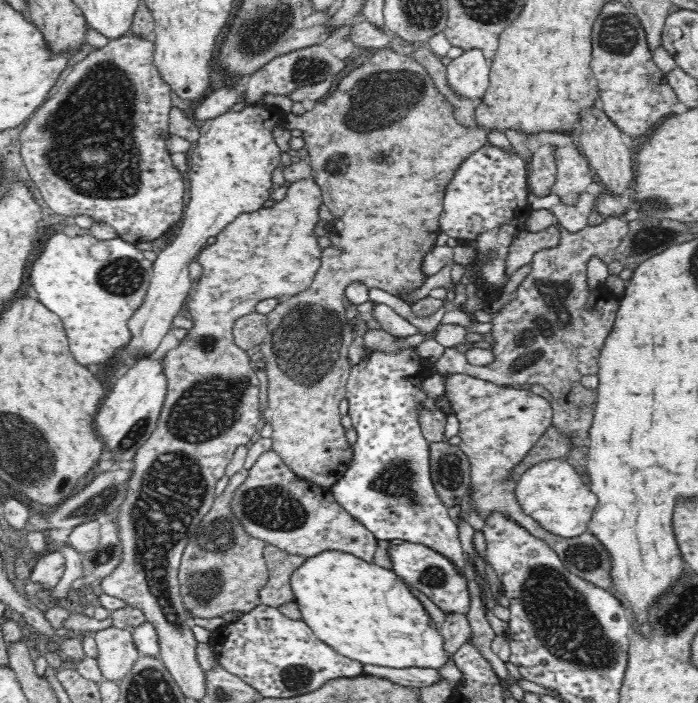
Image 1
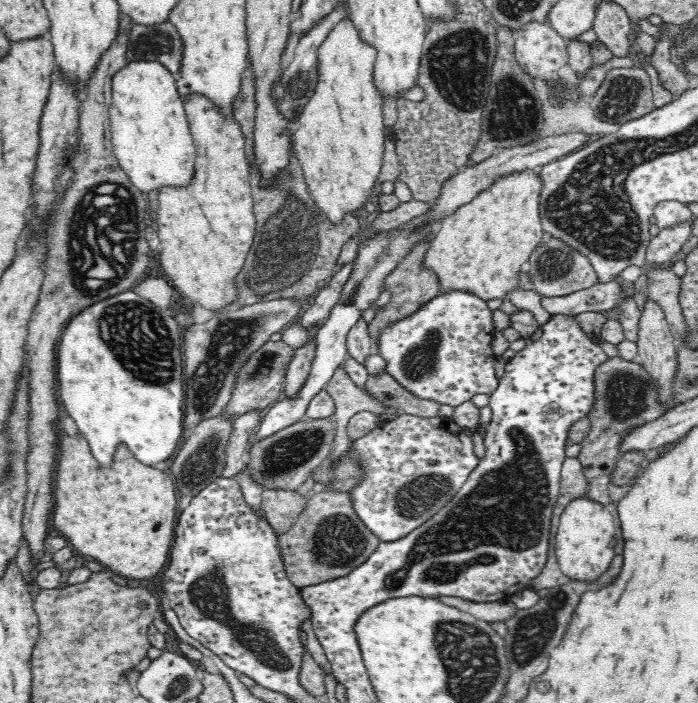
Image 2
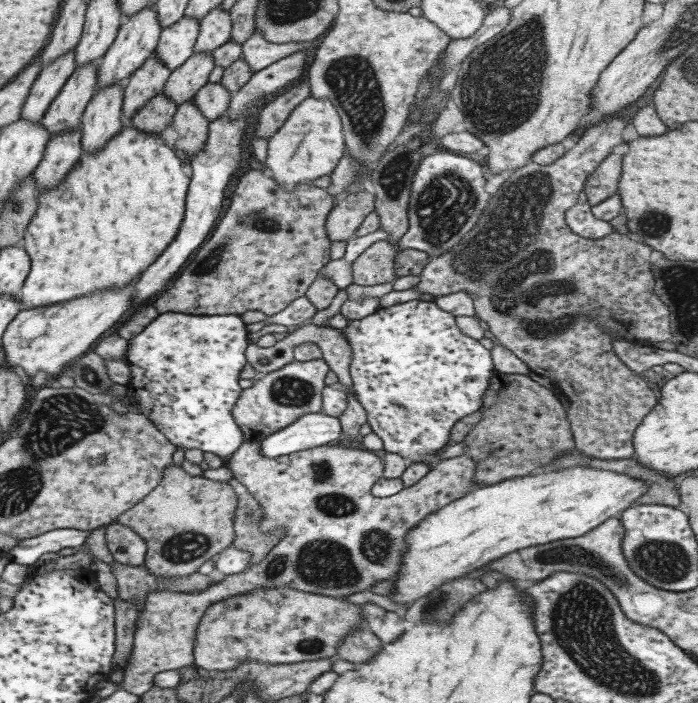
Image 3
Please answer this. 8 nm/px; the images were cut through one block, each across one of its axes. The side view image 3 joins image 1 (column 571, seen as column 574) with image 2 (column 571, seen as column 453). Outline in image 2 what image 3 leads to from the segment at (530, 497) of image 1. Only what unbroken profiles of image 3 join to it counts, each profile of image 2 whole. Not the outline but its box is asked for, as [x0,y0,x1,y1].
[555,496,616,582]

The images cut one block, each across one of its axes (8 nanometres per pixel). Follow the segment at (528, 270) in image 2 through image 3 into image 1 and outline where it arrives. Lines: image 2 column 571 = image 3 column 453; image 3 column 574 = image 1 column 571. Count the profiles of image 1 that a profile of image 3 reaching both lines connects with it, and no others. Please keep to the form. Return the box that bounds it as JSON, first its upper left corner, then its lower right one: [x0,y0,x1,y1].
[432,146,622,448]

